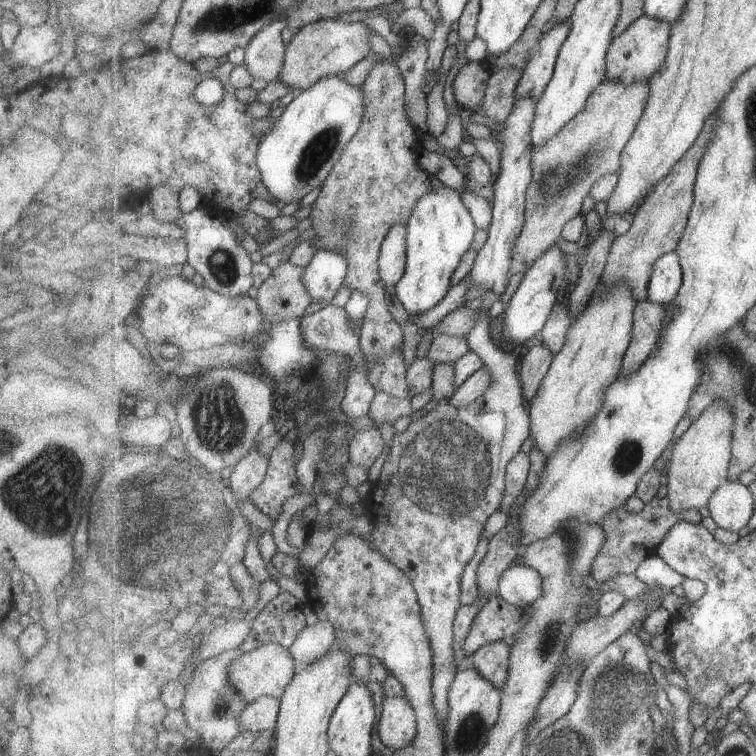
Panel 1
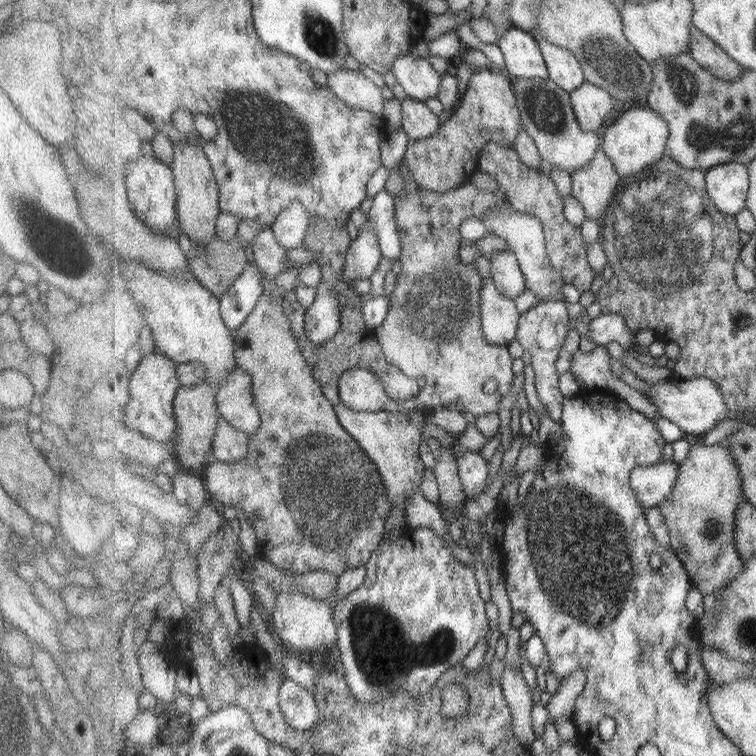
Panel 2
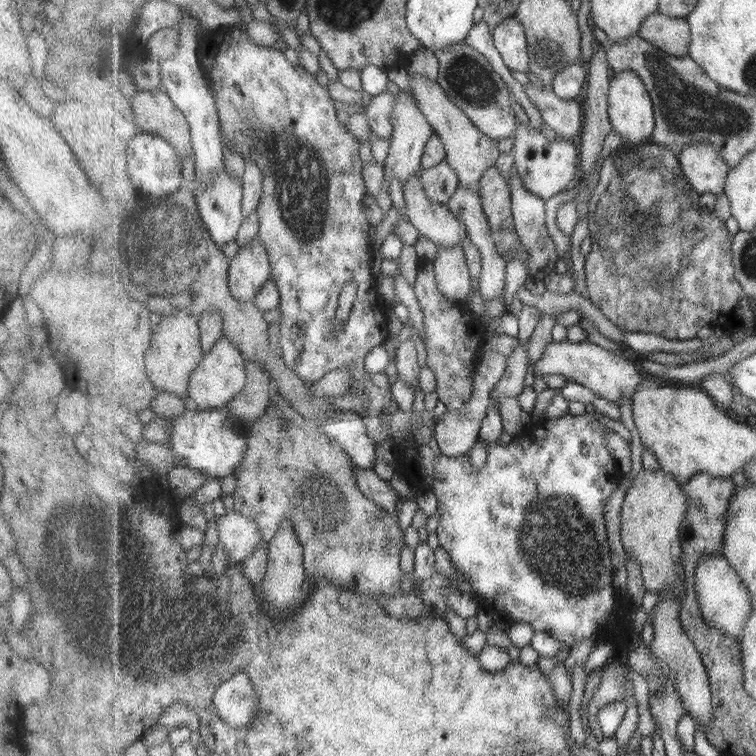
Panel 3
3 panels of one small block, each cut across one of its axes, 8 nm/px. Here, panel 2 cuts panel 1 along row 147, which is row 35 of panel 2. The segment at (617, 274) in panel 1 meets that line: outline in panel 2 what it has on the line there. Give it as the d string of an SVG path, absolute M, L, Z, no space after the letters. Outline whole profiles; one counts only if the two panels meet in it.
M695 26L691 28L689 45L691 45L689 50L691 57L722 80L735 81L741 79L749 71L739 64L739 61L735 61L715 40Z

